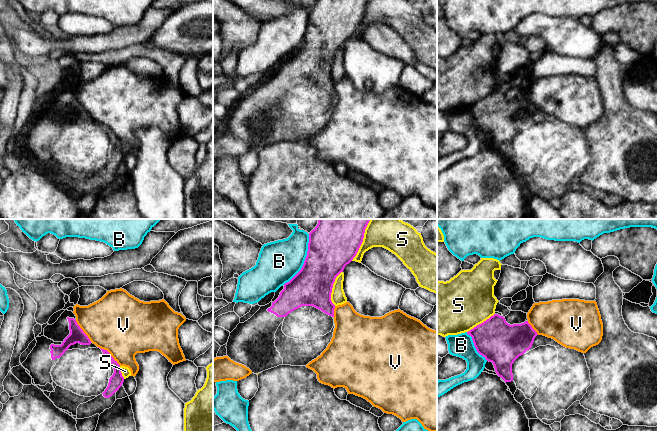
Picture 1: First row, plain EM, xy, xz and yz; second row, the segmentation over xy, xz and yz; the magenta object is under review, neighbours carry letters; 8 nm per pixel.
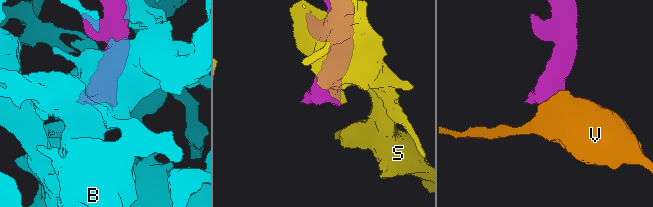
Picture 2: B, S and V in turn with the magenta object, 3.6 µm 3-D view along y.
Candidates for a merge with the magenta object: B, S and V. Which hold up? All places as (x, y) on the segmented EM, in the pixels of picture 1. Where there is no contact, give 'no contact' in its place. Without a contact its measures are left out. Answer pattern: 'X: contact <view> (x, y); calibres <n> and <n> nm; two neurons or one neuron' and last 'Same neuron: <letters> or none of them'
B: contact xz (305, 260); calibres 380 and 340 nm; two neurons
S: contact xz (362, 240); calibres 400 and 280 nm; two neurons
V: contact xy (110, 354); calibres 110 and 480 nm; two neurons
Same neuron: none of them

